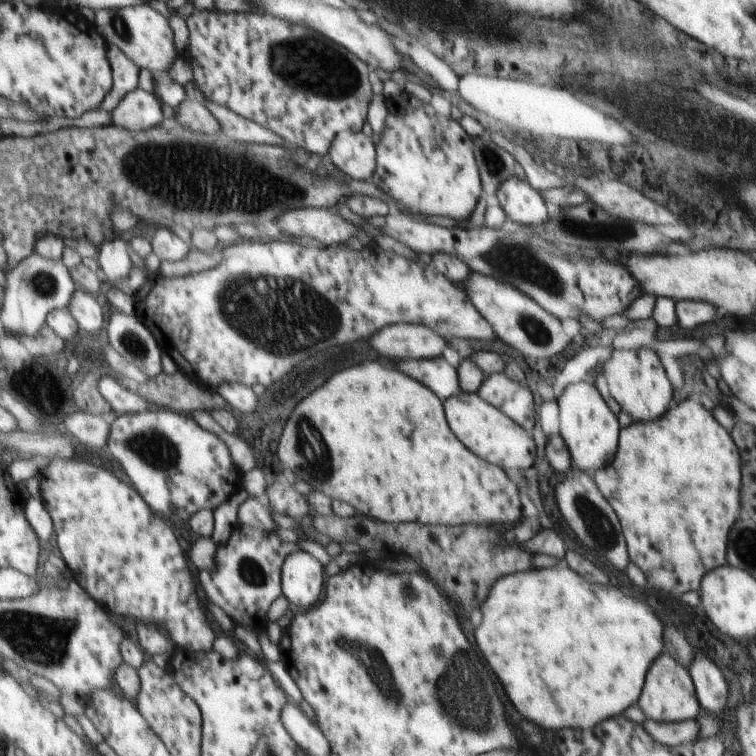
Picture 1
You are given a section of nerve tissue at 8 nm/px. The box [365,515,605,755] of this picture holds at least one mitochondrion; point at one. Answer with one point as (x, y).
(475, 703)

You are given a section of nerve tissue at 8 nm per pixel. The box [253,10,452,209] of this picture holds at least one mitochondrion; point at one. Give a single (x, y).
(343, 79)

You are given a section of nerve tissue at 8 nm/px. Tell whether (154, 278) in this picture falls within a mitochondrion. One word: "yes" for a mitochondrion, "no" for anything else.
no

